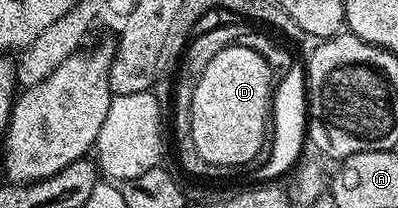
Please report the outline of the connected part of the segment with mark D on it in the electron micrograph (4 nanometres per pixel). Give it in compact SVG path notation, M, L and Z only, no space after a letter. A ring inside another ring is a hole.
M233 44L219 50L207 63L191 100L191 138L203 160L220 167L245 165L256 159L257 152L267 145L274 86L273 69L251 47Z

